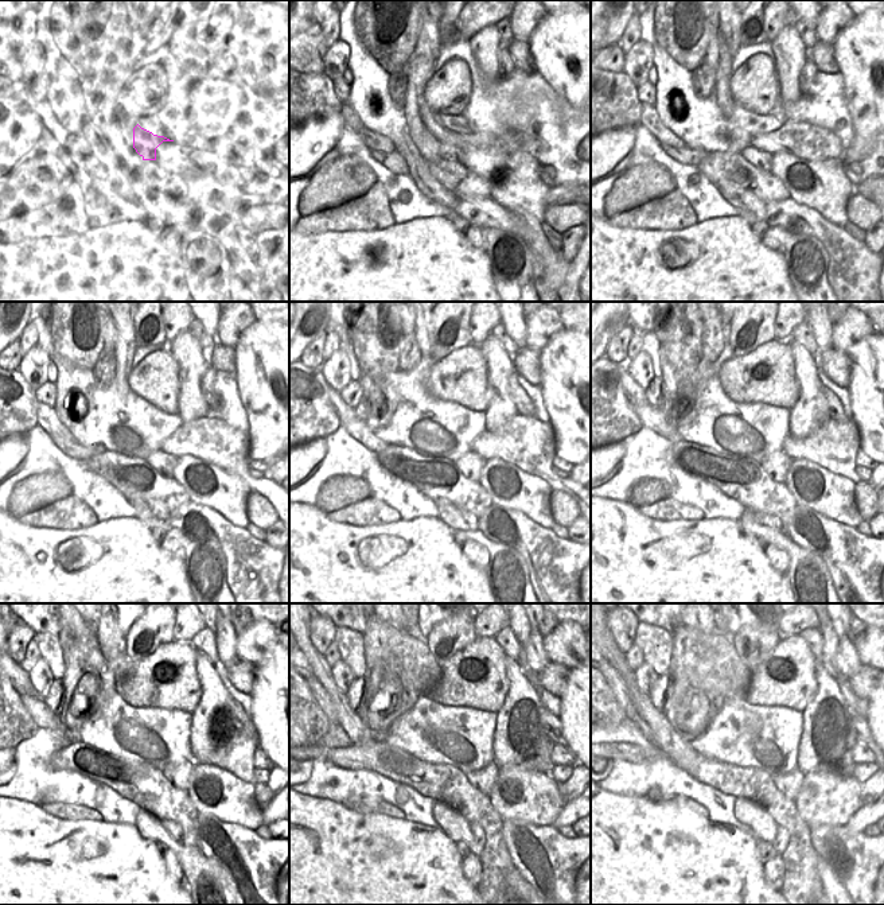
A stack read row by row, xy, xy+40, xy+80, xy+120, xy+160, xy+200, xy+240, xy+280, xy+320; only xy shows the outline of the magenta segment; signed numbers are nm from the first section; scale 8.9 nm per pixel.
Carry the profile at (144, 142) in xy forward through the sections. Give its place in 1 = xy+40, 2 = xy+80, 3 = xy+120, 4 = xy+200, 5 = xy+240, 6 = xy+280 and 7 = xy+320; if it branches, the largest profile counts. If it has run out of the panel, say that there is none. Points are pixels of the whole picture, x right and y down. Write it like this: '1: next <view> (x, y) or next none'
1: next xy+40 (451, 146)
2: next xy+80 (758, 154)
3: next xy+120 (164, 463)
4: next xy+200 (777, 465)
5: next xy+240 (178, 775)
6: next xy+280 (483, 780)
7: next xy+320 (789, 784)

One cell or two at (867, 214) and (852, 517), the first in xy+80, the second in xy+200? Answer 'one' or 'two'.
two

